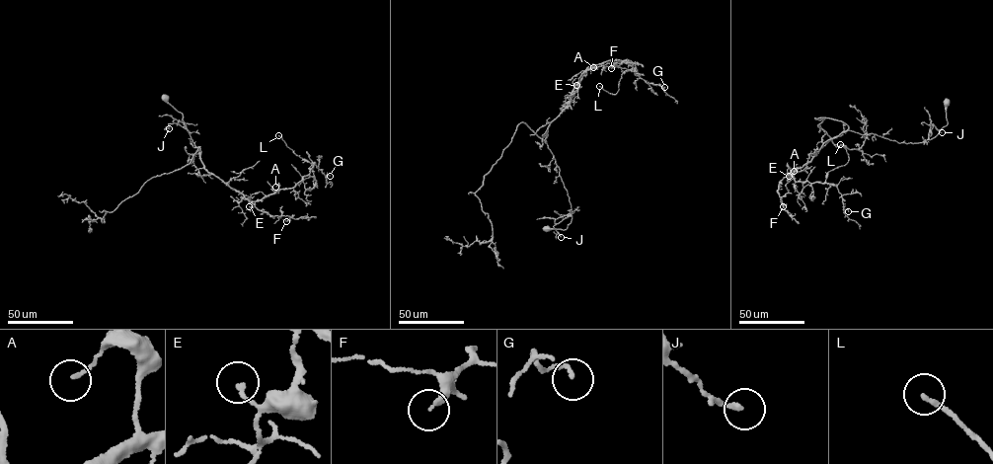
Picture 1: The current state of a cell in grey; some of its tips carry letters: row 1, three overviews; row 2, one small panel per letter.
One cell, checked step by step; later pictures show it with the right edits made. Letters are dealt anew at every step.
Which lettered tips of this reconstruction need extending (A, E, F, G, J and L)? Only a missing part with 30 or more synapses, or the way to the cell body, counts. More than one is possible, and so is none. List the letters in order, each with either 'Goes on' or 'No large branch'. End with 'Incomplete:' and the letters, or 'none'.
A: No large branch
E: No large branch
F: No large branch
G: No large branch
J: No large branch
L: No large branch
Incomplete: none

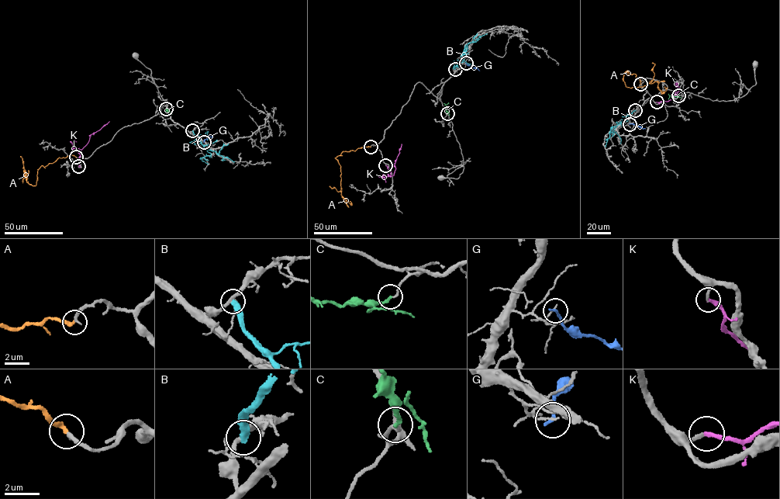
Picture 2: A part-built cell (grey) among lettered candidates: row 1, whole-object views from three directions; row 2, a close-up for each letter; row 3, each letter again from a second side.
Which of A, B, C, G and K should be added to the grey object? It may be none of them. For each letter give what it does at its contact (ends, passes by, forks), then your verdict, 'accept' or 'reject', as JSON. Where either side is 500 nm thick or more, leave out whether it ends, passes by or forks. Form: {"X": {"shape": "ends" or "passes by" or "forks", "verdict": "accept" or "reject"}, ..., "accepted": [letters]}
{"A": {"shape": "ends", "verdict": "accept"}, "B": {"shape": "ends", "verdict": "reject"}, "C": {"shape": "ends", "verdict": "accept"}, "G": {"shape": "ends", "verdict": "reject"}, "K": {"shape": "ends", "verdict": "accept"}, "accepted": ["A", "C", "K"]}

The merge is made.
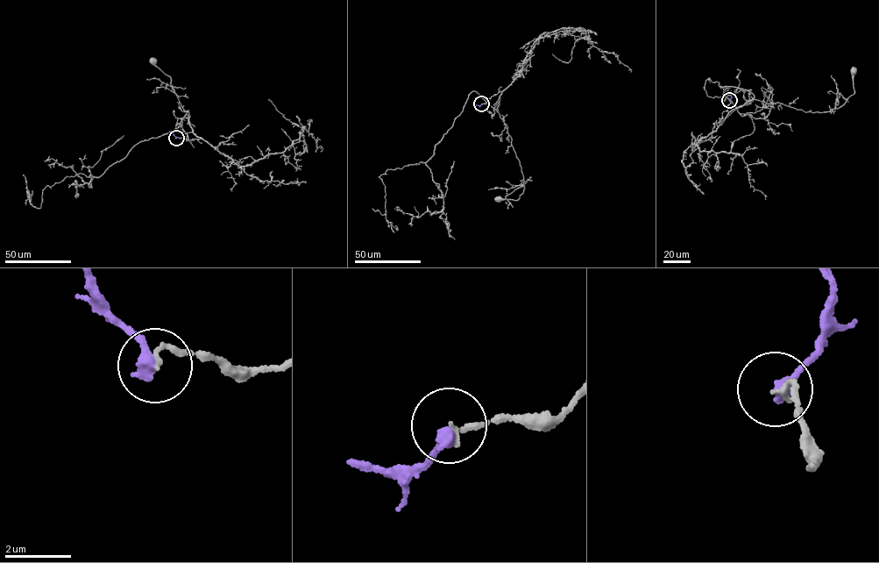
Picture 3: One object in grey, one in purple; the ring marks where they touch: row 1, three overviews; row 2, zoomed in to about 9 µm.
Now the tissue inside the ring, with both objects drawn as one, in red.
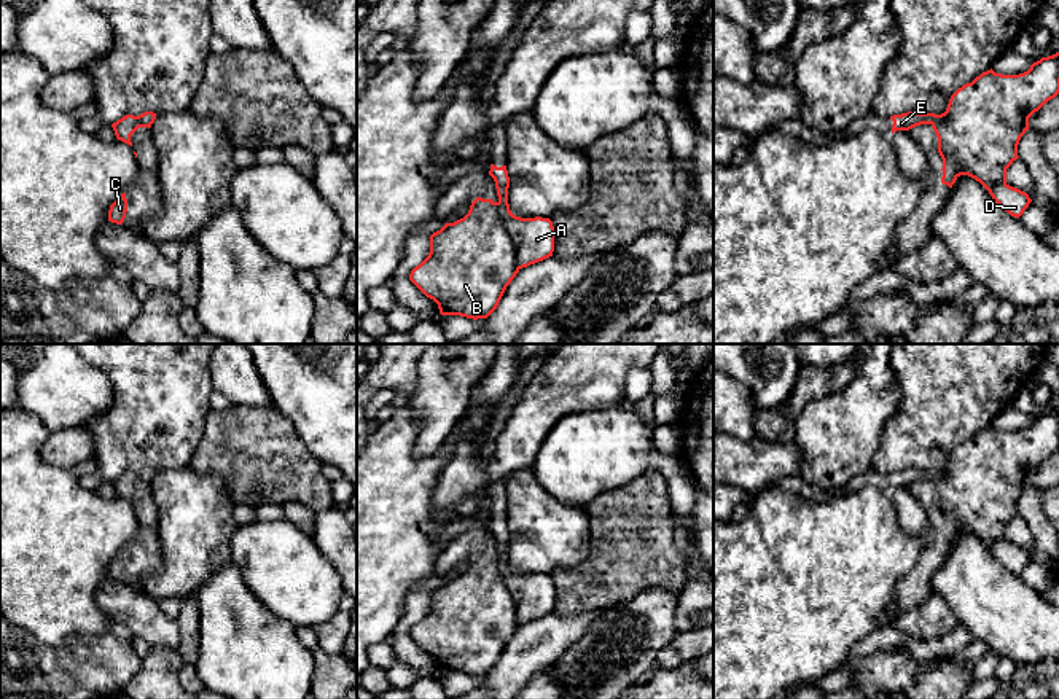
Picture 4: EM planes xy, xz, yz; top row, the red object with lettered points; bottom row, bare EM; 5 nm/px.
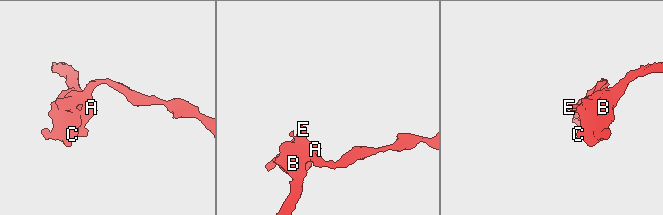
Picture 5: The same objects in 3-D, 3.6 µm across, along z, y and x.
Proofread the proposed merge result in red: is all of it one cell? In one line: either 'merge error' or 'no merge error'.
merge error

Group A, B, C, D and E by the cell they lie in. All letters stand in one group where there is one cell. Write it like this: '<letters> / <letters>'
A D E / B C

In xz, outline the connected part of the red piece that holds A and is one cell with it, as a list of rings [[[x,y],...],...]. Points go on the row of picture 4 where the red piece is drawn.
[[[490,164],[489,175],[495,182],[498,209],[503,225],[516,247],[516,263],[519,269],[553,256],[554,226],[549,218],[521,218],[511,213],[508,204],[510,177],[506,166]]]

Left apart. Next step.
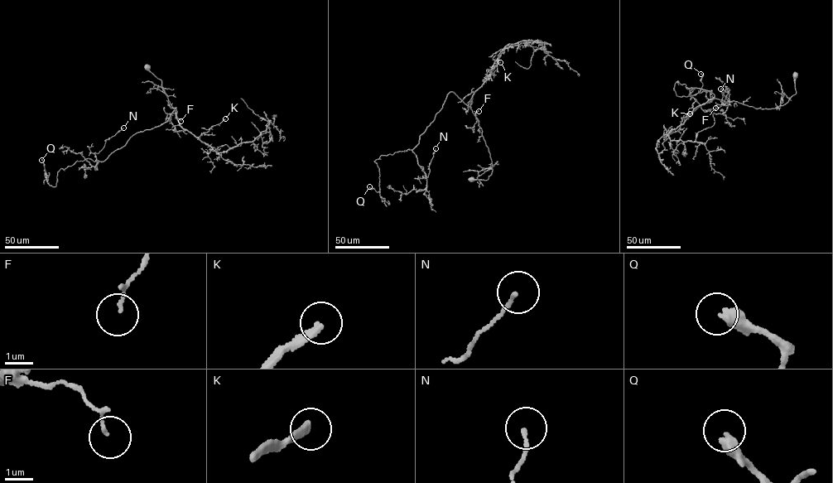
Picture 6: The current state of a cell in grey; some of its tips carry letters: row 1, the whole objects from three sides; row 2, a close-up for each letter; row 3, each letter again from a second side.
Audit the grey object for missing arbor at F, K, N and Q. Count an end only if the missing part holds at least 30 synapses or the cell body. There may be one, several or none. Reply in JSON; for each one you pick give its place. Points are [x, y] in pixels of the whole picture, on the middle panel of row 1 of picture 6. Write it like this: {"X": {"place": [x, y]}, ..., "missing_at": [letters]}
{"K": {"place": [500, 62]}, "missing_at": ["K"]}

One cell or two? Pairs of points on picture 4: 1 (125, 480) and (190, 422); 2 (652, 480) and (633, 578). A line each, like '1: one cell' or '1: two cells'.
1: two cells
2: one cell

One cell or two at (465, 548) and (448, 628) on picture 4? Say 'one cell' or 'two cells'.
one cell

